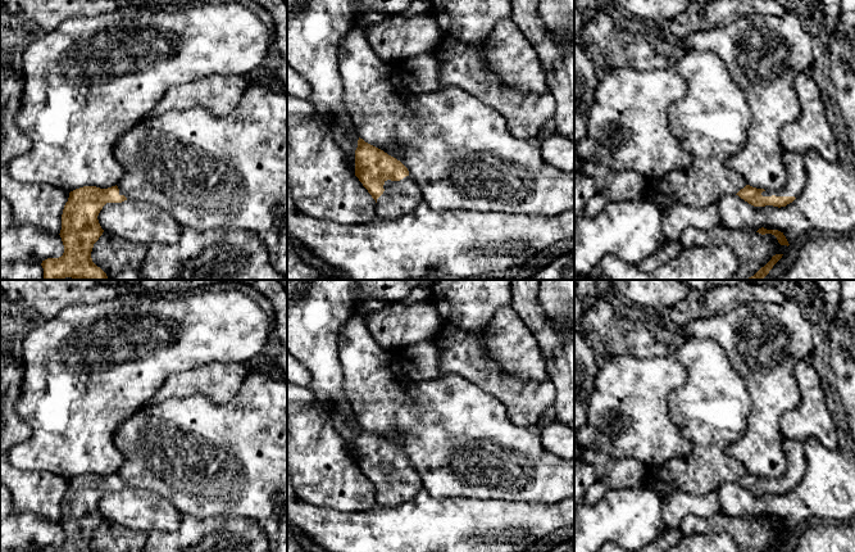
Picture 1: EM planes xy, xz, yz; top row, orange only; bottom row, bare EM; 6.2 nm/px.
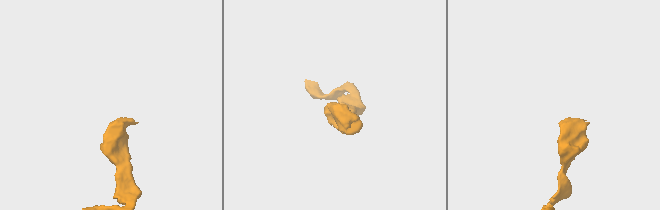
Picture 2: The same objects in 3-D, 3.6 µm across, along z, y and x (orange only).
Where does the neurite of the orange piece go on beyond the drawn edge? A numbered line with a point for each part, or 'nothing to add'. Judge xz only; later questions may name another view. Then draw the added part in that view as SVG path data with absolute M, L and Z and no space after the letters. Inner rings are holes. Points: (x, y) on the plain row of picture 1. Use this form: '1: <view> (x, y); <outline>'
1: xz (399, 485); M410 463L400 469L385 469L383 481L377 487L376 501L383 507L392 507L410 501L422 489L423 484Z

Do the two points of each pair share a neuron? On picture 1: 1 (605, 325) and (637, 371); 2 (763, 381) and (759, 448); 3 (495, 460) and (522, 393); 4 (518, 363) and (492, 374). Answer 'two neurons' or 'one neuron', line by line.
1: two neurons
2: one neuron
3: two neurons
4: two neurons

